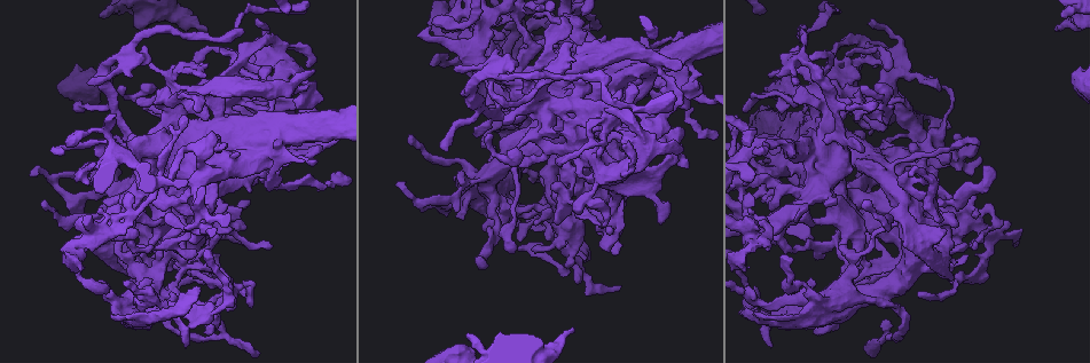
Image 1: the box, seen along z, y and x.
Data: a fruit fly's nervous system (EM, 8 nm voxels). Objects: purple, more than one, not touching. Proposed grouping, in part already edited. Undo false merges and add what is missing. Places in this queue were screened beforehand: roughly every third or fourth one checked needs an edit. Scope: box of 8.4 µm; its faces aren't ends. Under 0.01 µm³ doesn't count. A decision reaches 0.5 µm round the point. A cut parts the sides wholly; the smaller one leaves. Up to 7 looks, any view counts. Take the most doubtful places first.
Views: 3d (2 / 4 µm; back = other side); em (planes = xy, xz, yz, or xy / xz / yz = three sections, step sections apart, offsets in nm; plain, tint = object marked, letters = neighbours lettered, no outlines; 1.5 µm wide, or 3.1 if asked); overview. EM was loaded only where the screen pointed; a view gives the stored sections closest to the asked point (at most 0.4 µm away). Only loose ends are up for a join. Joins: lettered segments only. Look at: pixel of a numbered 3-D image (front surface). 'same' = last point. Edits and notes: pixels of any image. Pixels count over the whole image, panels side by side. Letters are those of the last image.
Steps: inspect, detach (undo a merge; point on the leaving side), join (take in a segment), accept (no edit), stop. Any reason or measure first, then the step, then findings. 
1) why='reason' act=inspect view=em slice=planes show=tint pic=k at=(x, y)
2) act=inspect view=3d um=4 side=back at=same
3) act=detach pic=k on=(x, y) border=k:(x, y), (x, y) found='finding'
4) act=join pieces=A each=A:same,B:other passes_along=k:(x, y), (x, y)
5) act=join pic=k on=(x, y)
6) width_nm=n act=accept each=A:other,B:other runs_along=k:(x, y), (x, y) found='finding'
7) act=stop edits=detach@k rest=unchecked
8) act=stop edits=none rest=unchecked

why='thick end' act=inspect view=em slice=planes show=letters pic=1 at=(573, 328)

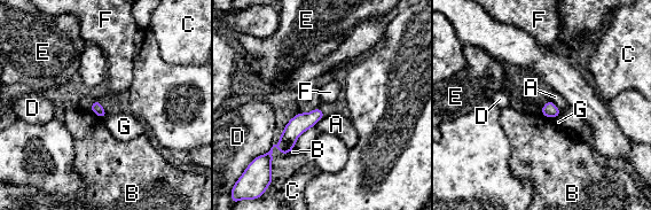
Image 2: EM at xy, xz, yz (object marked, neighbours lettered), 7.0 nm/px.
longest_contact=A:130nm act=accept each=A:other,B:other,C:other,D:other,E:other,F:other,G:other found='no lettered segment goes on from it'

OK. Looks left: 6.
why='thick end' act=inspect view=3d um=4 side=back pic=1 at=(855, 49)

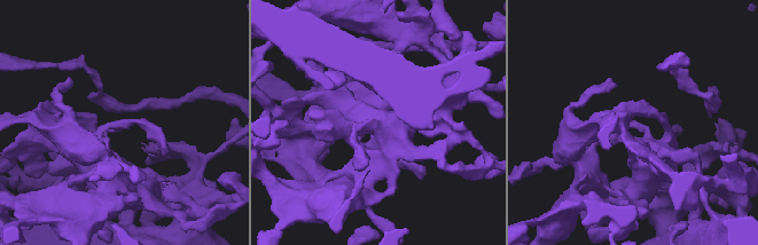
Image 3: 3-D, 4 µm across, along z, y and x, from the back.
act=inspect view=em slice=xy step=8 show=tint pic=3 at=(121, 122)

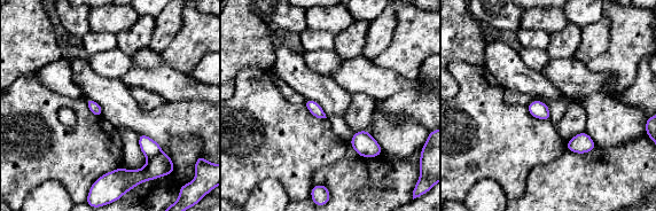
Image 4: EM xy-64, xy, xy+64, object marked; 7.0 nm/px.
why='another direction' act=inspect view=em slice=planes show=letters at=same

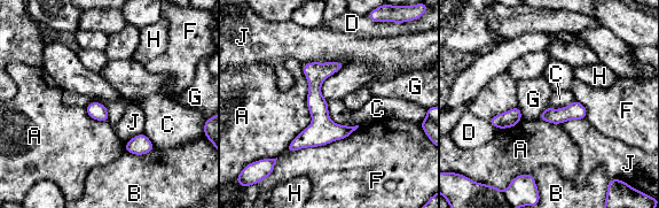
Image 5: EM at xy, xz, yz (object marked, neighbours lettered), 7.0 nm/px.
act=accept each=A:other,B:other,C:other,D:other,F:other,G:other,H:other,J:other border=5:(327, 102), (332, 121), (358, 125) found='none of them fits'

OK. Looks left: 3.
why='calibre changes' act=inspect view=em slice=yz step=8 show=plain pic=1 at=(515, 183)

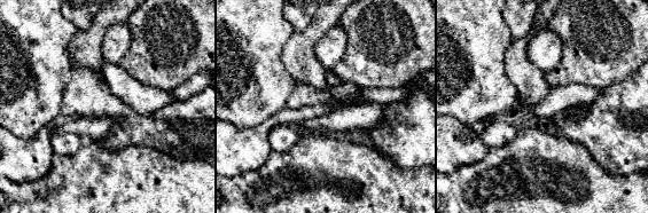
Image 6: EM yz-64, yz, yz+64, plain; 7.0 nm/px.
why='see the neighbours' act=inspect view=em slice=yz step=8 show=letters at=same

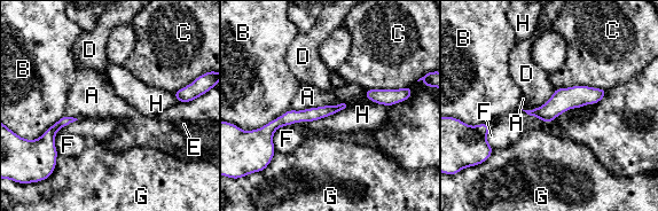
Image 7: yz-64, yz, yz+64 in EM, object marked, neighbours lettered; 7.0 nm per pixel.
width_nm=100 act=accept each=A:other,B:other,C:other,D:other,E:other,F:other,G:other,H:other border=7:(341, 101), (338, 104), (290, 110) found='one neuron here'

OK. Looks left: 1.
act=stop edits=none rest=unchecked

